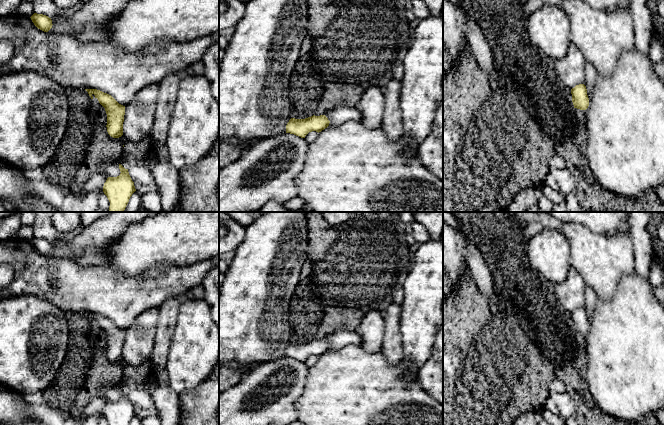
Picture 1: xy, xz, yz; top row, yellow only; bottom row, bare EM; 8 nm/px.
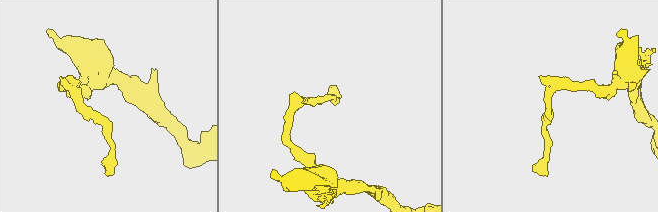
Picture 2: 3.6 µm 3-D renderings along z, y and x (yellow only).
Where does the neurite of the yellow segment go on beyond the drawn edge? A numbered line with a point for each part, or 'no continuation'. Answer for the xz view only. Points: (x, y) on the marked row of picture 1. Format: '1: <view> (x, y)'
no continuation

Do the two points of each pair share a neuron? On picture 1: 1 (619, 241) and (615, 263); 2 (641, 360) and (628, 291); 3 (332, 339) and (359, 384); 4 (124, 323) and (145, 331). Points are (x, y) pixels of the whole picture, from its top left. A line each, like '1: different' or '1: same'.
1: same
2: same
3: different
4: different

